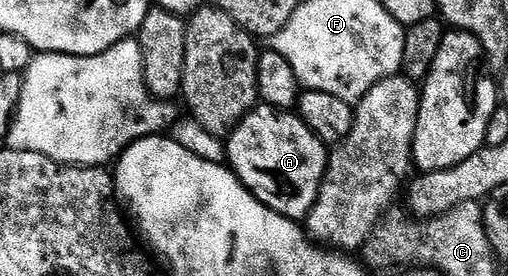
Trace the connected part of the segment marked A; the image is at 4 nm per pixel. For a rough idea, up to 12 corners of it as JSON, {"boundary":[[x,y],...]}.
{"boundary":[[262,102],[229,133],[228,167],[262,204],[305,221],[327,145]]}

